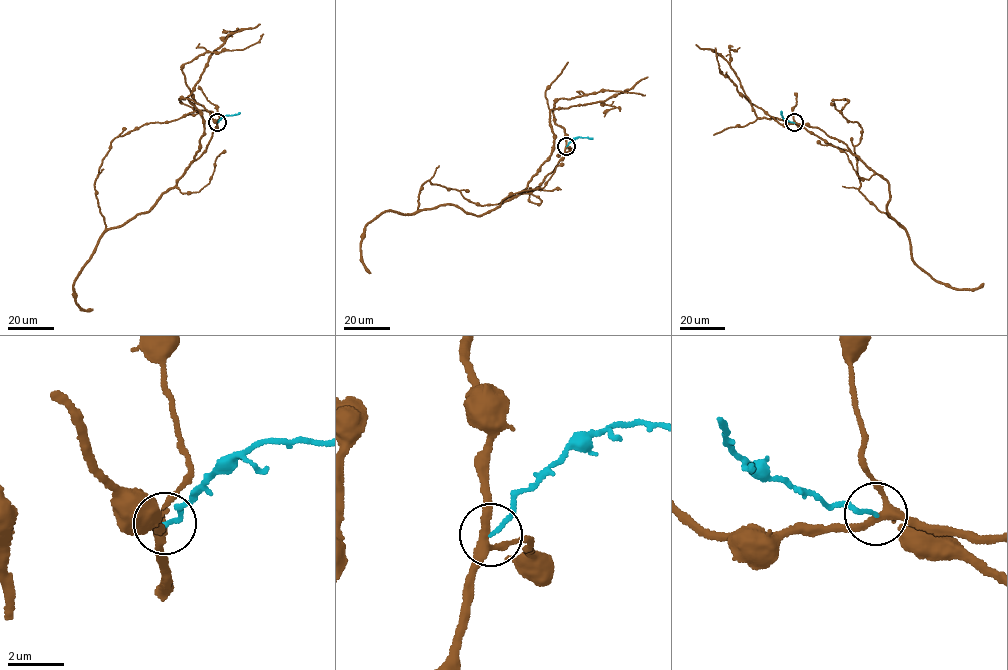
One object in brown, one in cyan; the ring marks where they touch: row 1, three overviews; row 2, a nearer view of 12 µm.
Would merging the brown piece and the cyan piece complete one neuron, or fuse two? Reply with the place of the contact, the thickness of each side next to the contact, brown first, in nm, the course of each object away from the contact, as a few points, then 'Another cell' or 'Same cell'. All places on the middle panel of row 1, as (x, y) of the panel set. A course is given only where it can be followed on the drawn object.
Place: (566, 146). Thickness 280 nm (brown) against 130 nm. Course of brown: (566, 146), (539, 185), (479, 216), (418, 211), (429, 180), (481, 205), (525, 193), (540, 204), (530, 187). Course of cyan: (566, 146), (577, 137), (592, 138). Another cell

